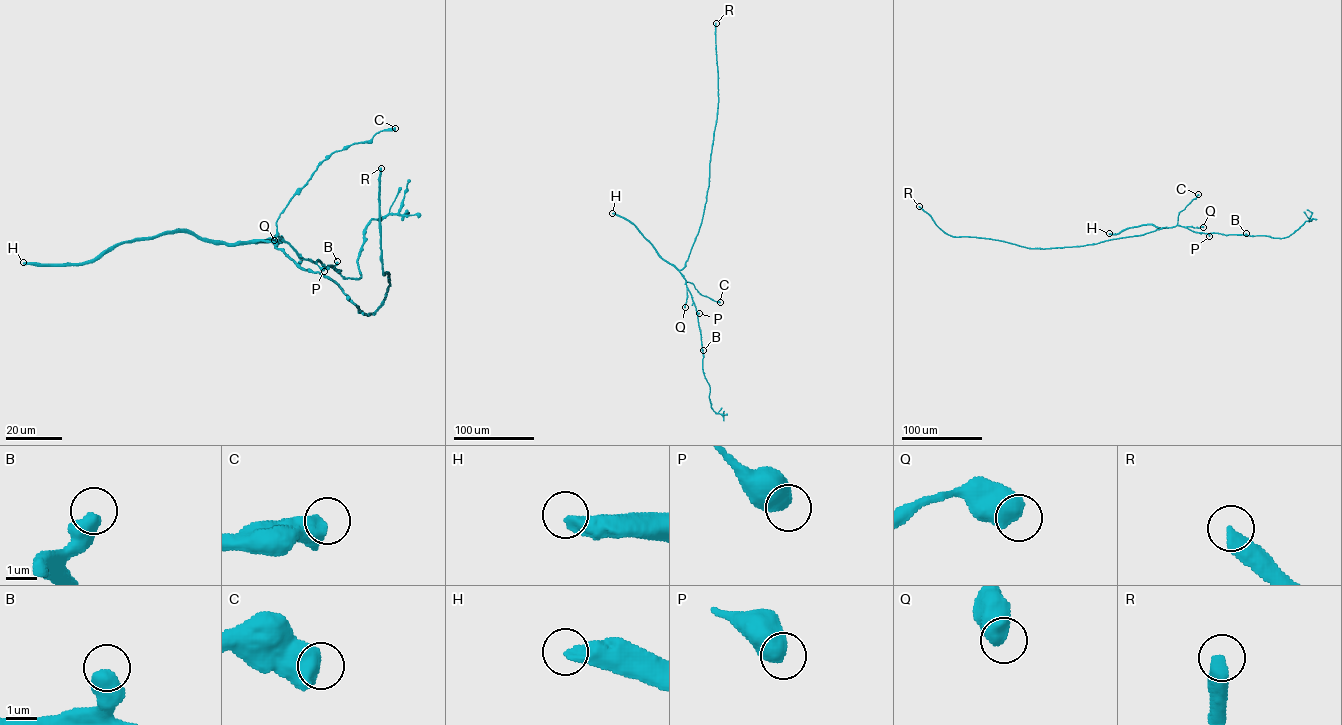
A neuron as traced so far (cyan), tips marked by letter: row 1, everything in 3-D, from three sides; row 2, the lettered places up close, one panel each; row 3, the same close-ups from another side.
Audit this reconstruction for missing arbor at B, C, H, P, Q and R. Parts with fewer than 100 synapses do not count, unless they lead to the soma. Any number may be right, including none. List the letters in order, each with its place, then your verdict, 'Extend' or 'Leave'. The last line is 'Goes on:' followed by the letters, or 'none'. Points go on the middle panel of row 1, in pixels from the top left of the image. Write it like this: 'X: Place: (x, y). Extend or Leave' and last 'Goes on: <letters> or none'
B: Place: (703, 350). Leave
C: Place: (720, 302). Leave
H: Place: (612, 213). Leave
P: Place: (699, 313). Leave
Q: Place: (685, 307). Leave
R: Place: (716, 23). Extend
Goes on: R

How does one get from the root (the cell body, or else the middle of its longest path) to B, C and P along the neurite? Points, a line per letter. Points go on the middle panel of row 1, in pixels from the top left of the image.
B: (698, 232), (685, 266), (679, 272), (695, 307), (703, 350)
C: (698, 232), (685, 266), (679, 272), (685, 281), (692, 283), (702, 295), (720, 302)
P: (698, 232), (685, 266), (679, 272), (699, 313)

